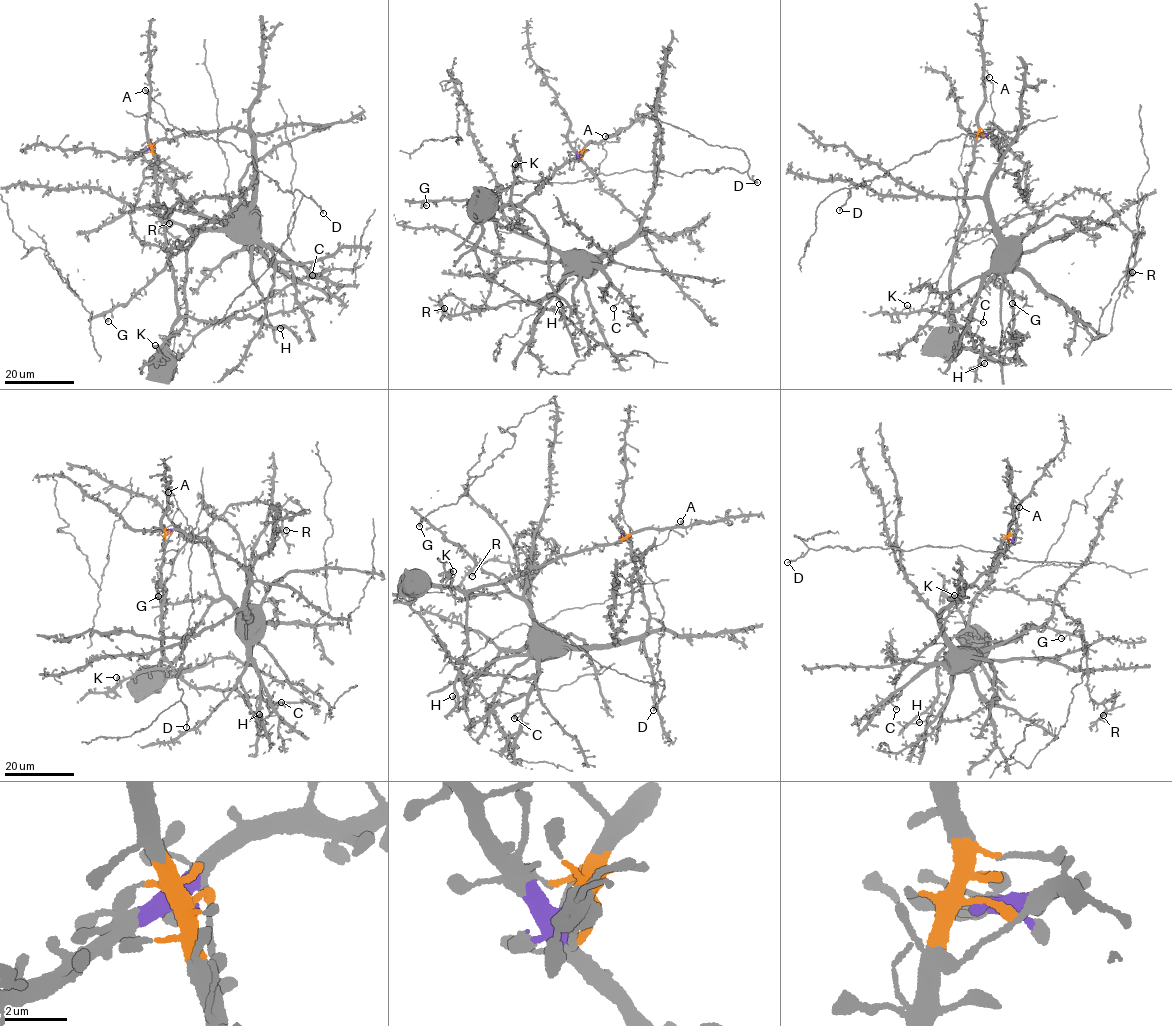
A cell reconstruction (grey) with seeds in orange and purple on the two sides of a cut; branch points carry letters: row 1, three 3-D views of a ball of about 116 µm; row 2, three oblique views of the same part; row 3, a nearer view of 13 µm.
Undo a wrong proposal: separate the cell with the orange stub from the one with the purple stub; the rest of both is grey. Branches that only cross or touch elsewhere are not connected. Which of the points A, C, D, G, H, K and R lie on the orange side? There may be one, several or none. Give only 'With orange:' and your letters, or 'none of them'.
With orange: A, D, H, R

